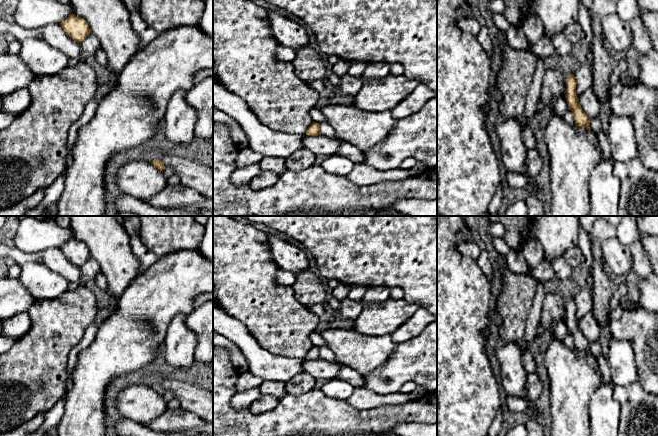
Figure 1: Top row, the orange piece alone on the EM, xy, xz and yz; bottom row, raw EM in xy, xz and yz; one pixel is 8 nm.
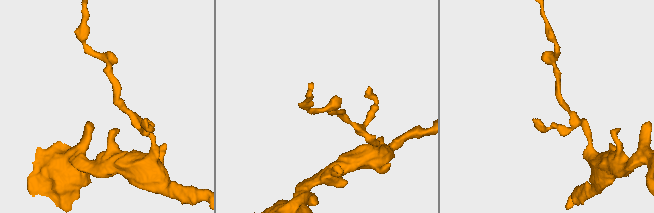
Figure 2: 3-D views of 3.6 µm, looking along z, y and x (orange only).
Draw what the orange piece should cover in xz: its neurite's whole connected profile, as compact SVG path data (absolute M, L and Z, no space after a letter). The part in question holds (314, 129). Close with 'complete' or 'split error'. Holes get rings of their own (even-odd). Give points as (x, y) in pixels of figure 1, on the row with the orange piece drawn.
M313 122L307 129L306 135L317 136L320 134L320 124Z | complete

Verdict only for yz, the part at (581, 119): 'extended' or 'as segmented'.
as segmented

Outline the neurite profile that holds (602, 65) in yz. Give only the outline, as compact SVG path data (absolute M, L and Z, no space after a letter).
M591 14L590 17L593 31L591 49L593 84L591 89L598 101L601 101L610 97L610 77L615 66L612 64L611 55L603 45L602 19L595 14Z

